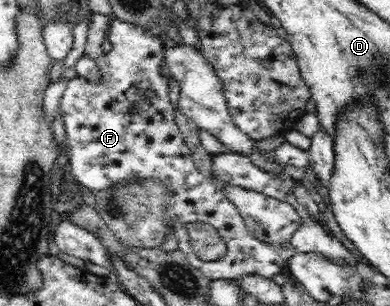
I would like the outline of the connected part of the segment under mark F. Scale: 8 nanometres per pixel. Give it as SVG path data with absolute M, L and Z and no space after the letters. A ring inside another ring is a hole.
M116 18L110 22L108 39L113 44L110 52L103 53L96 60L101 80L93 82L80 76L71 78L60 98L59 110L65 121L65 142L69 147L68 159L75 181L95 193L131 179L159 179L167 189L165 205L175 211L172 236L178 240L178 249L211 281L240 280L244 274L272 278L297 253L316 252L343 265L352 265L356 261L355 255L329 232L323 222L315 221L305 207L298 204L294 195L295 181L285 173L267 172L247 155L230 152L217 155L219 162L217 166L212 166L214 177L202 174L195 166L191 150L183 141L175 122L173 105L169 101L171 76L163 77L161 74L164 60L161 37L151 34L143 25ZM225 184L262 192L292 204L301 224L293 232L291 240L271 244L253 238L237 207L225 197ZM193 222L207 222L217 229L226 241L223 258L207 262L195 254L185 227Z

